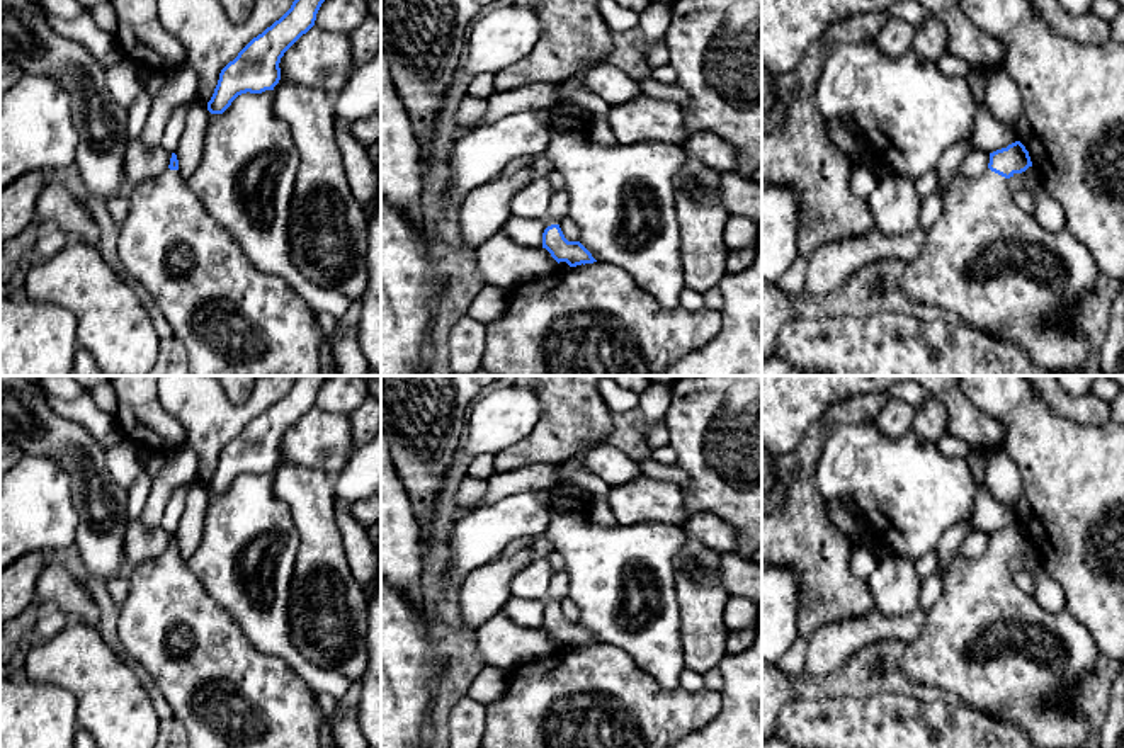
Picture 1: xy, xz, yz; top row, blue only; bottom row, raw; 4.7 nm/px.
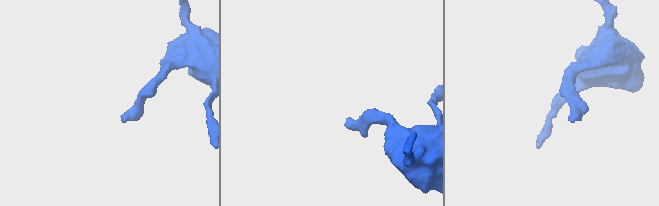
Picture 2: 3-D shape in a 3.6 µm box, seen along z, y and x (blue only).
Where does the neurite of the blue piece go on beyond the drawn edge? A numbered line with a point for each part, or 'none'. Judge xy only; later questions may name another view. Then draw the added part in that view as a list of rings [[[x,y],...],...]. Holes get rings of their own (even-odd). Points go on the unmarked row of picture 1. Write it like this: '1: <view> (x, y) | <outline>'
1: xy (227, 694) | [[[163,551],[128,570],[129,593],[121,605],[117,638],[128,660],[148,670],[165,695],[173,717],[187,733],[189,748],[320,748],[320,717],[315,694],[275,658],[260,653],[241,632],[231,615],[218,605],[197,576],[189,570],[179,551]]]

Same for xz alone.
1: xz (531, 583) | [[[534,558],[532,563],[519,571],[512,580],[512,597],[522,600],[541,600],[546,609],[551,605],[559,605],[548,595],[549,581],[553,578],[553,568],[548,558]]]

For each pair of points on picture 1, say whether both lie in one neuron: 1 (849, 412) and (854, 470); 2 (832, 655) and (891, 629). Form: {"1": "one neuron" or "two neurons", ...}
{"1": "two neurons", "2": "one neuron"}

